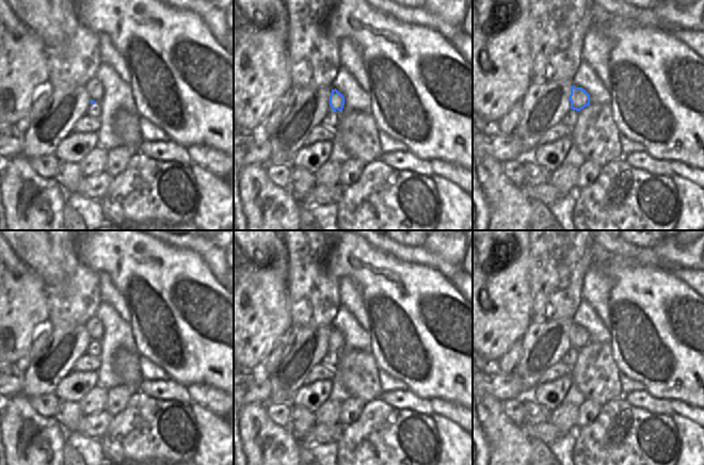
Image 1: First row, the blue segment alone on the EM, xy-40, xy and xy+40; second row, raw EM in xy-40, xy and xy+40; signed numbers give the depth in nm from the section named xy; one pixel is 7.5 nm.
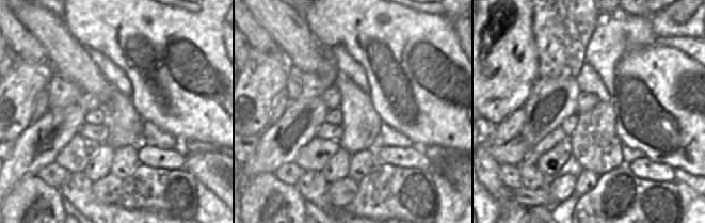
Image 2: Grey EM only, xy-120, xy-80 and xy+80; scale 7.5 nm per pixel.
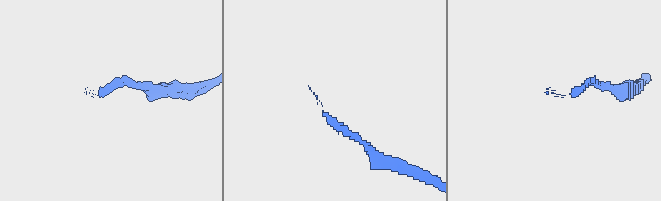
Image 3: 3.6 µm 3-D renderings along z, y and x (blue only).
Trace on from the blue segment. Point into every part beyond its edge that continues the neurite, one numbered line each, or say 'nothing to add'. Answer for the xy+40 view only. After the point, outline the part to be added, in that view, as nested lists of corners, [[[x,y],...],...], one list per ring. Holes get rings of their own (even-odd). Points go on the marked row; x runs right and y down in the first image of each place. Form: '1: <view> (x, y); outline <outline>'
nothing to add

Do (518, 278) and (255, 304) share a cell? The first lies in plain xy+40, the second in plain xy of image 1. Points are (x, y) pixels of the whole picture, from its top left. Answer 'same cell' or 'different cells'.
same cell

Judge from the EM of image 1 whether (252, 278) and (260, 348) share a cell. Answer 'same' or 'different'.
same

